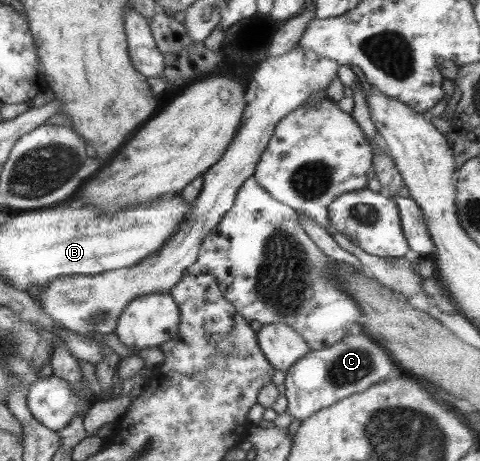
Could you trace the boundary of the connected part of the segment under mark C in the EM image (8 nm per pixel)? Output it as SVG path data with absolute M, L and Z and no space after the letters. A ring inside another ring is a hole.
M364 333L343 337L338 343L321 350L308 350L285 371L286 412L291 419L303 421L312 413L333 405L336 401L401 375L389 355L371 342Z

